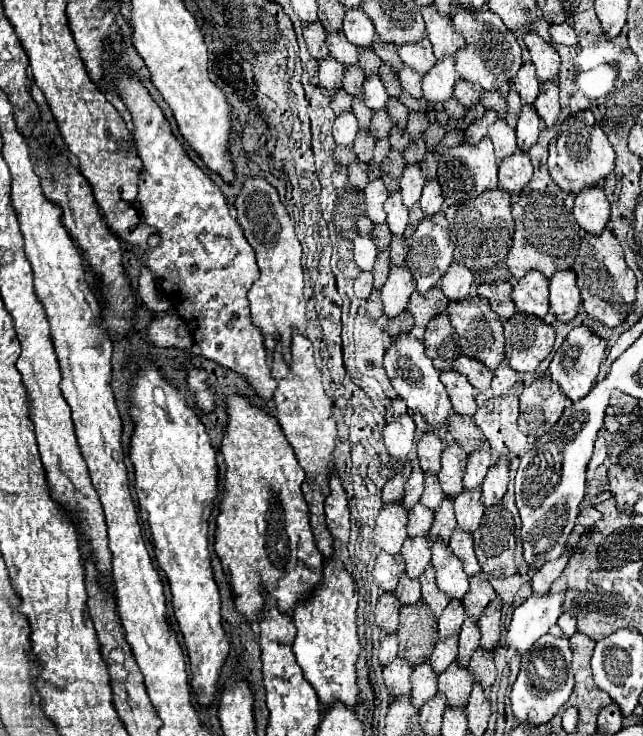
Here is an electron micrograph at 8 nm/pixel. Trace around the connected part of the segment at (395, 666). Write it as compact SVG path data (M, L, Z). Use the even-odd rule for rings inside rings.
M396 656L390 664L384 666L384 682L388 686L388 692L392 696L400 696L400 694L410 694L410 674L412 674L412 666Z

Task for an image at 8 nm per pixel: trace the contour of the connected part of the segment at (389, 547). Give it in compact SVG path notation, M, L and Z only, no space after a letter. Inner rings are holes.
M402 502L384 504L374 528L374 542L380 550L388 554L398 554L402 542L406 540L406 524L408 524L408 510Z

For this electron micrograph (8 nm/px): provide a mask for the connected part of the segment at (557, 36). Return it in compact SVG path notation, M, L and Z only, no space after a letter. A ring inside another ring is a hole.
M550 24L550 36L552 36L552 42L564 44L564 46L574 46L578 42L576 32L568 24Z

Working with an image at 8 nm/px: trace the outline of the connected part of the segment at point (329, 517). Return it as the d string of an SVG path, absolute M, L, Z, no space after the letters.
M332 470L332 478L330 478L330 496L326 498L326 524L328 530L334 538L332 546L334 546L334 556L332 560L326 560L324 564L324 580L320 584L320 588L314 590L314 594L306 600L300 602L294 608L294 624L296 624L296 640L294 640L294 654L296 660L304 672L304 678L310 682L310 686L316 690L318 700L322 704L322 714L334 704L334 702L342 702L348 710L356 710L356 706L360 704L360 692L356 686L356 660L360 654L360 642L358 642L358 632L356 632L356 608L358 608L358 590L356 590L356 582L352 578L352 562L348 556L348 538L350 538L350 518L348 518L348 504L346 504L346 494L342 488L340 478L336 476L336 472Z

